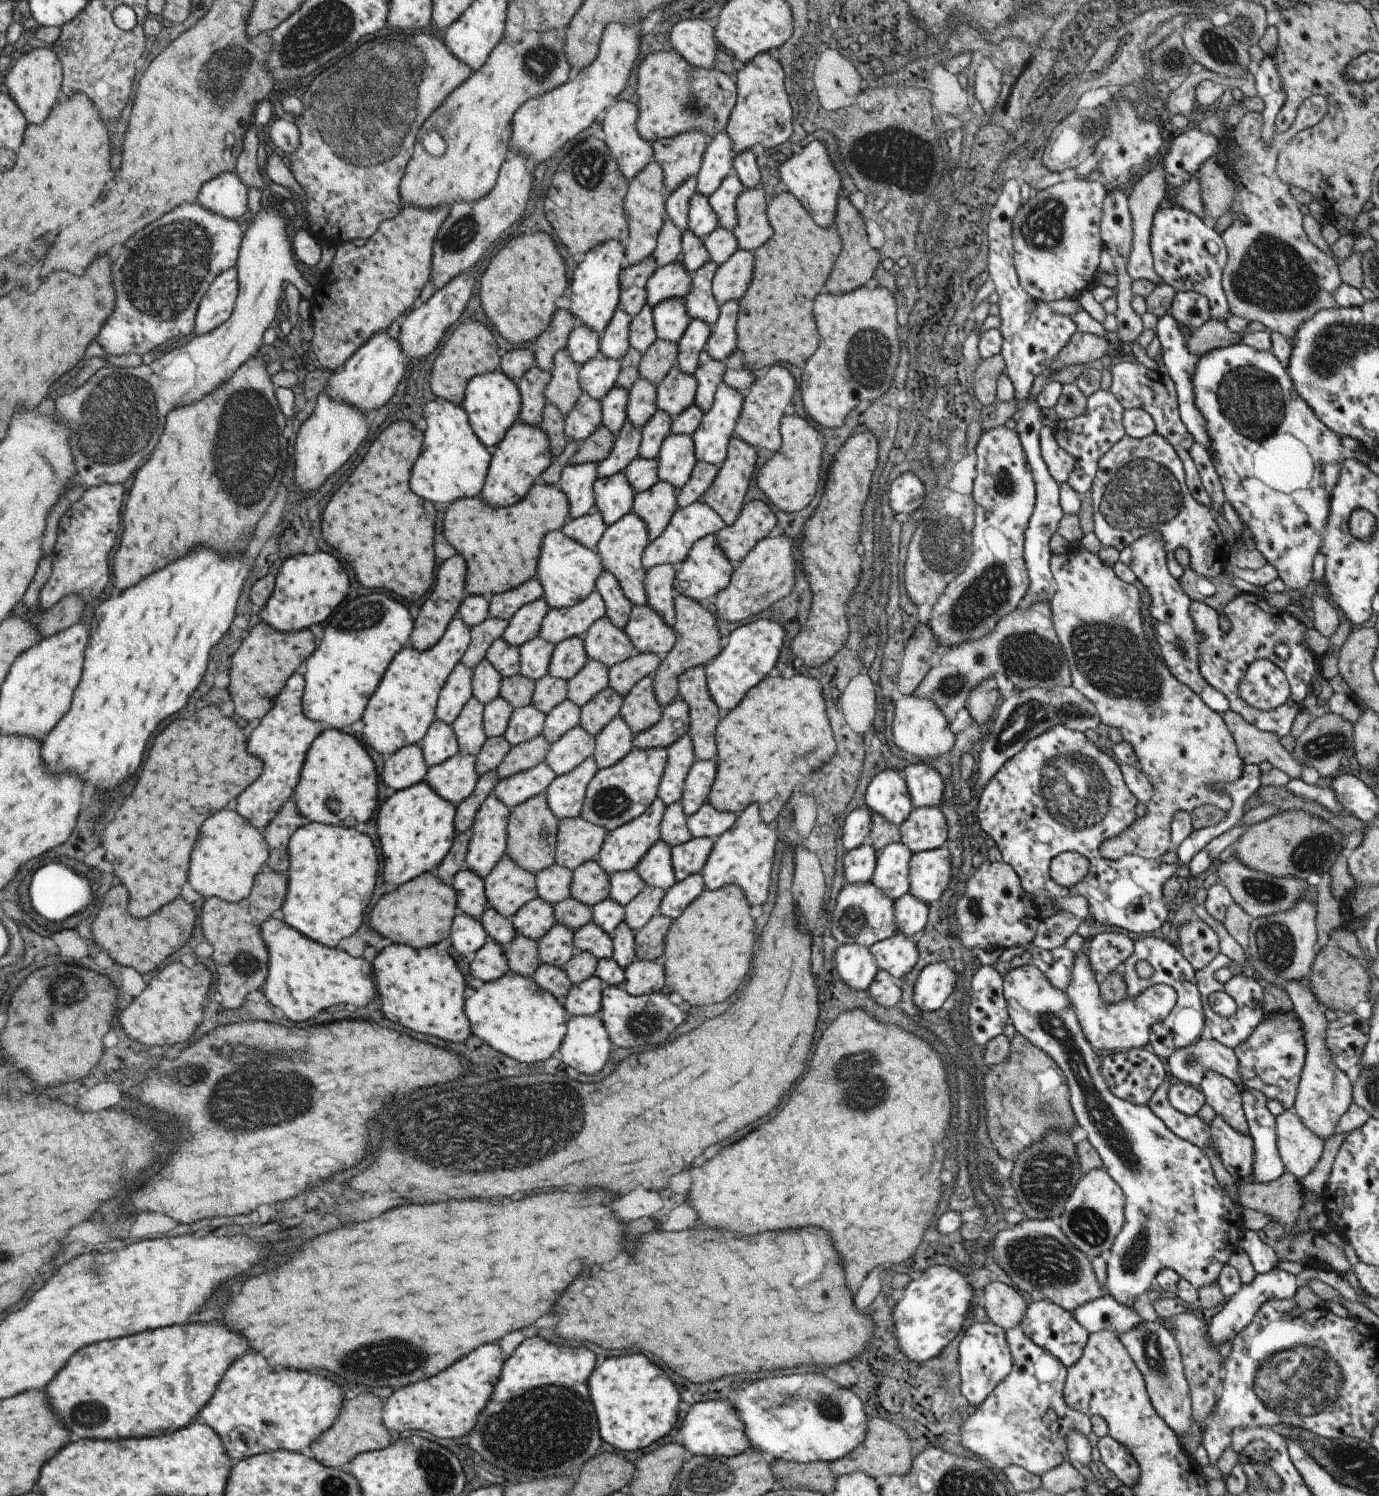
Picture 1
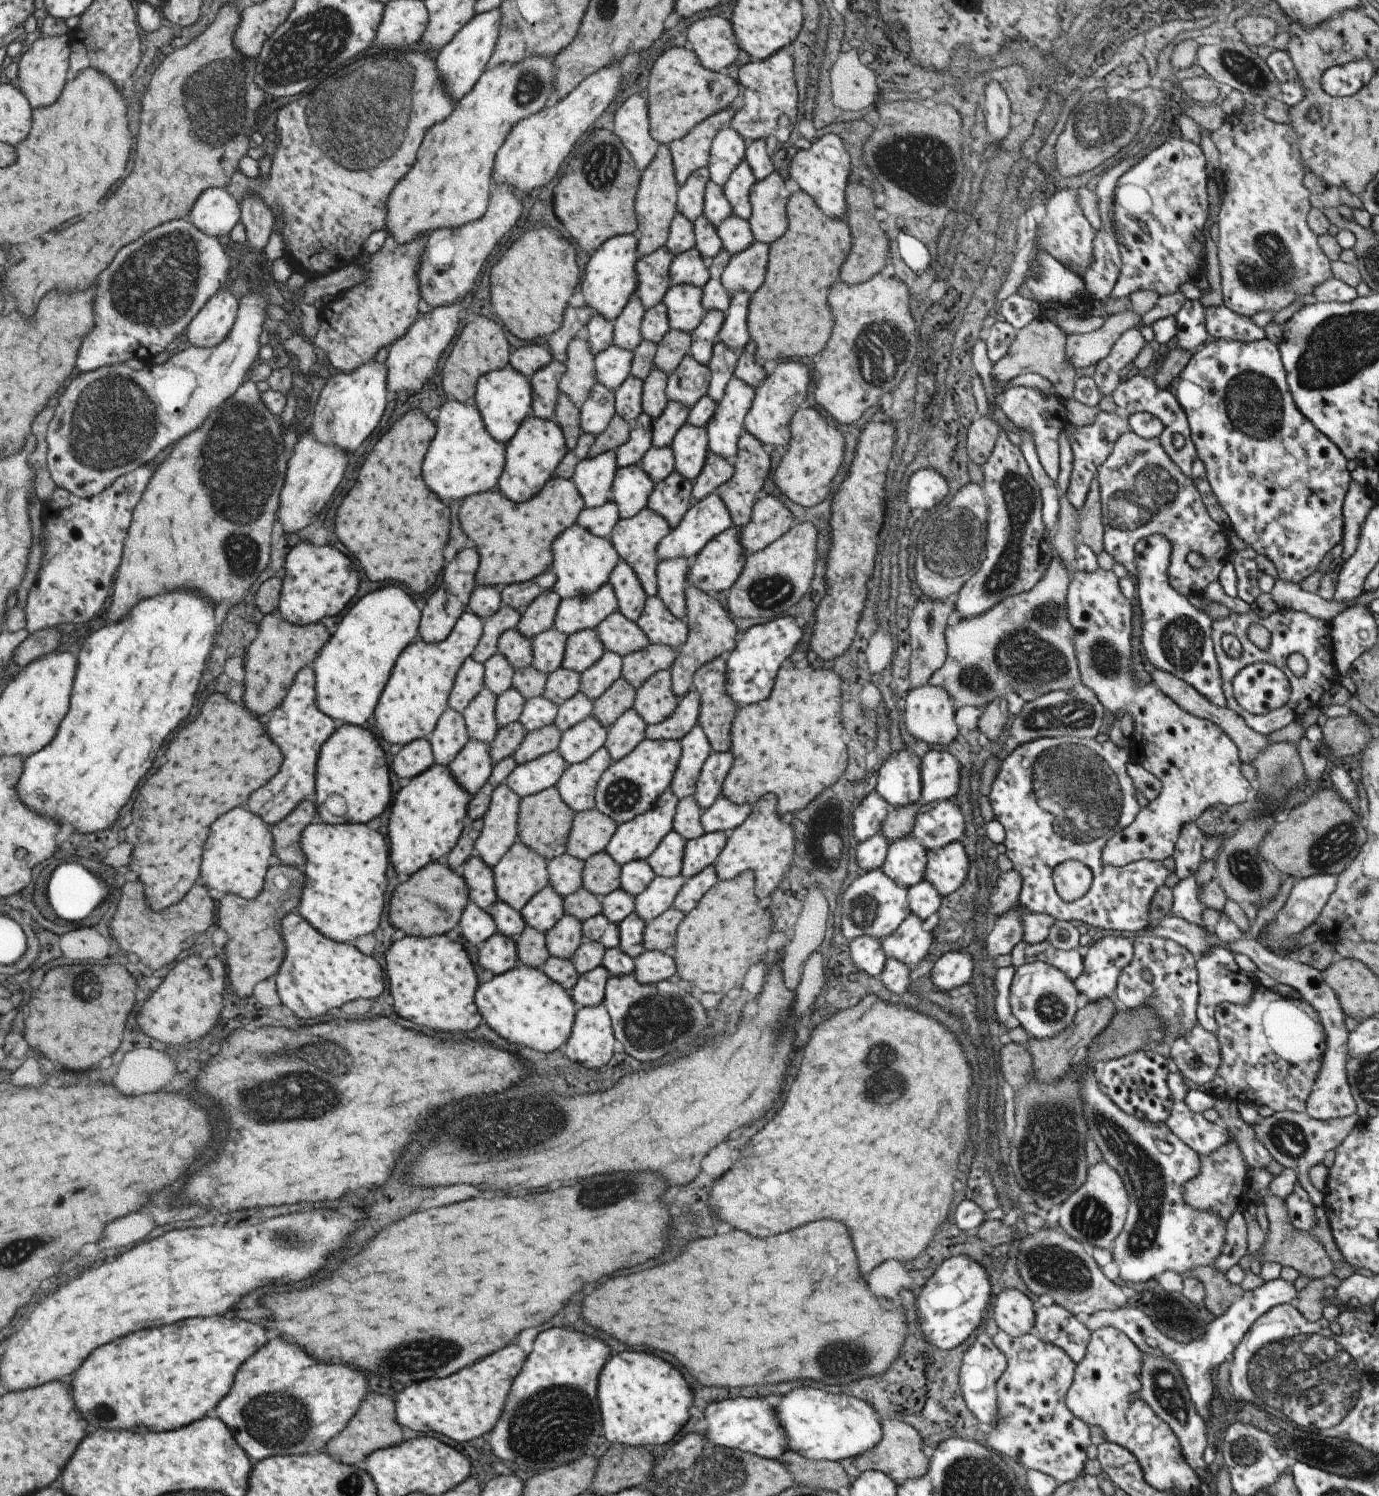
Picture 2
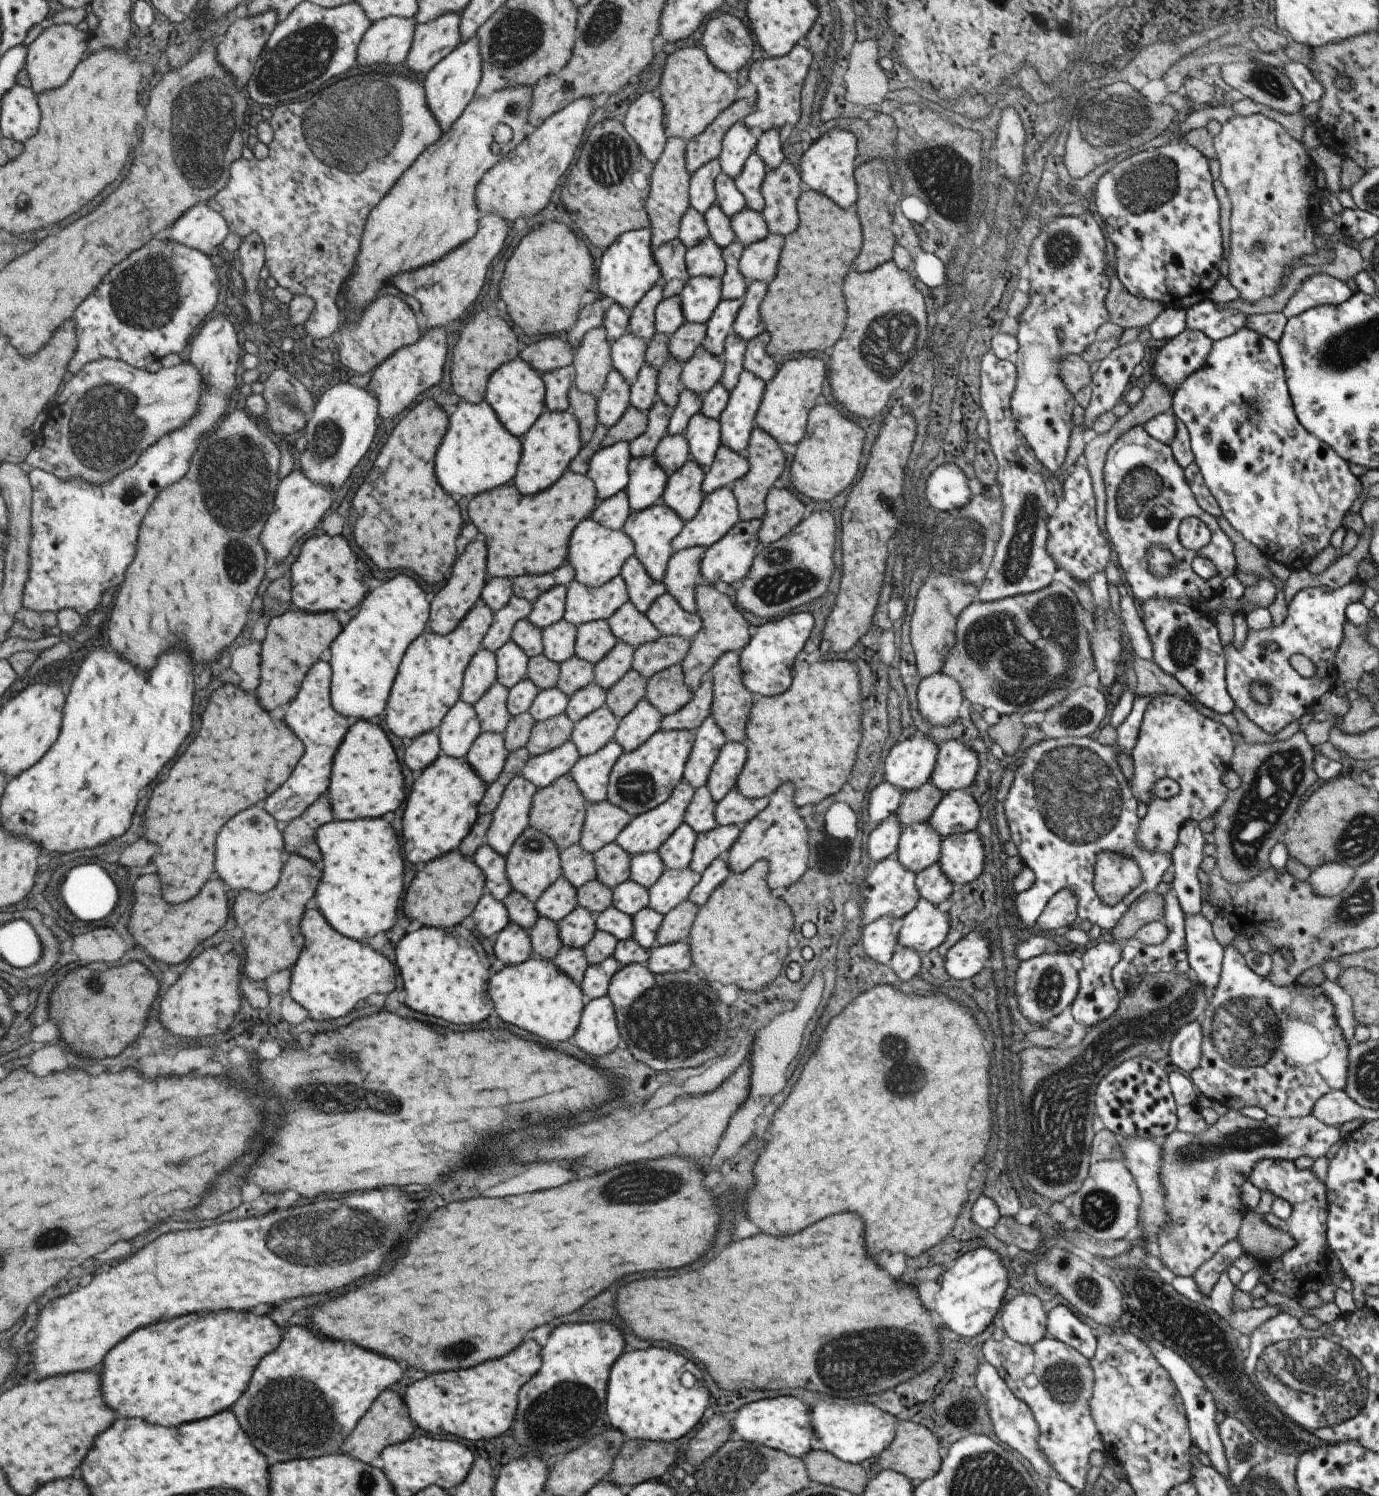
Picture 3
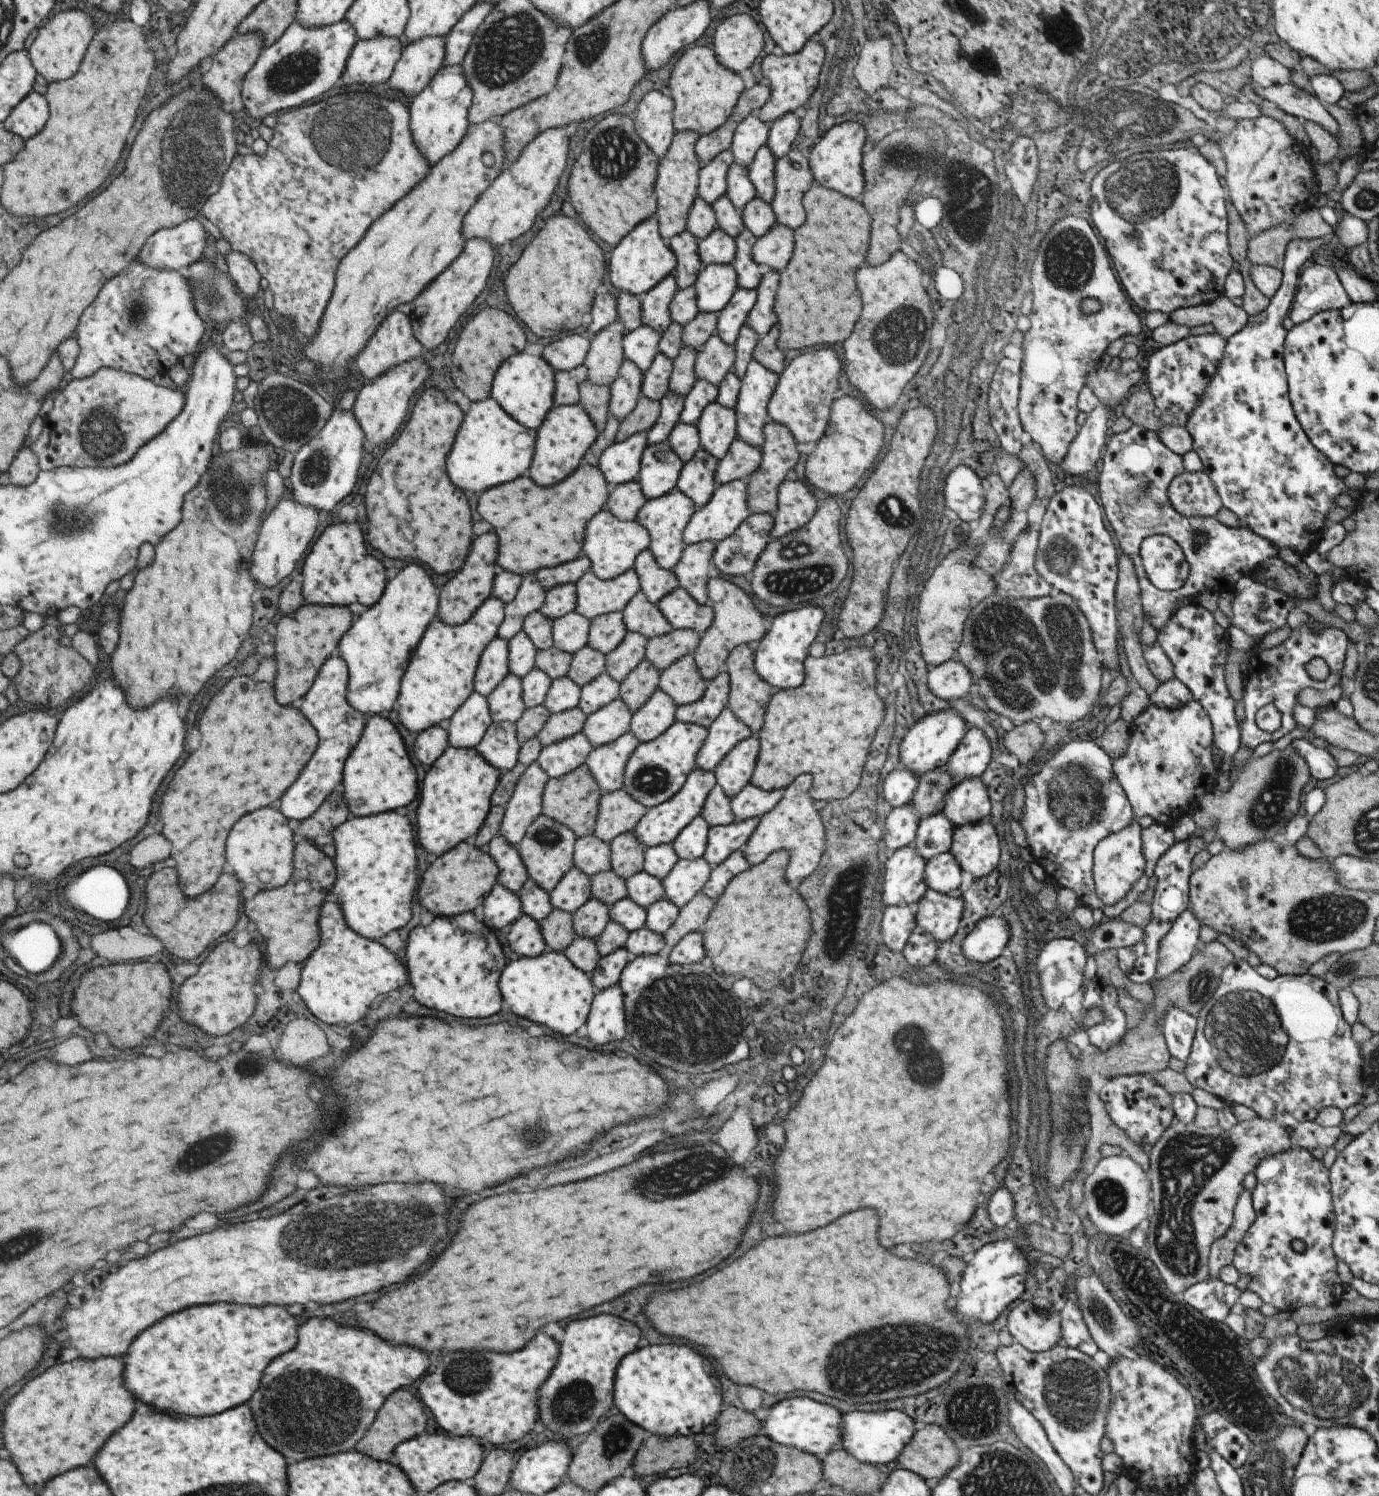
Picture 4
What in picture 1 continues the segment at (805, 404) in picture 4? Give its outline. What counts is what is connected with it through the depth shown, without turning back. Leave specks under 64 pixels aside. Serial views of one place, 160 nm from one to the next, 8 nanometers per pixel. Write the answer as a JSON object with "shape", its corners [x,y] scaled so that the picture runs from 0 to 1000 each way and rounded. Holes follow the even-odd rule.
{"shape":[[[558,245],[556,250],[552,253],[547,253],[540,263],[538,272],[532,283],[532,291],[536,292],[539,295],[547,298],[549,301],[555,299],[558,302],[562,302],[566,298],[564,288],[565,281],[568,278],[569,271],[572,270],[572,267],[577,262],[577,259],[577,254],[569,245]]]}

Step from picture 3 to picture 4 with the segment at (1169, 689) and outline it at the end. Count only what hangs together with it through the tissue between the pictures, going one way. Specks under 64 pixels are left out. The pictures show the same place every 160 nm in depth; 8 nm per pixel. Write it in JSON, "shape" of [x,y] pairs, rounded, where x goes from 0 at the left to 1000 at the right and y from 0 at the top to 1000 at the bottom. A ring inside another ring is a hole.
{"shape":[[[812,368],[810,370],[810,382],[809,390],[808,393],[808,404],[809,408],[809,418],[811,420],[811,425],[813,425],[813,433],[814,433],[814,439],[816,439],[816,443],[819,445],[819,449],[820,449],[822,453],[824,455],[824,457],[827,459],[830,463],[836,464],[838,460],[840,459],[840,455],[835,449],[833,449],[832,445],[830,444],[830,441],[827,437],[827,433],[826,433],[827,421],[828,418],[828,405],[826,401],[826,395],[825,392],[825,385],[823,385],[823,381],[822,381],[822,376],[819,372]]]}

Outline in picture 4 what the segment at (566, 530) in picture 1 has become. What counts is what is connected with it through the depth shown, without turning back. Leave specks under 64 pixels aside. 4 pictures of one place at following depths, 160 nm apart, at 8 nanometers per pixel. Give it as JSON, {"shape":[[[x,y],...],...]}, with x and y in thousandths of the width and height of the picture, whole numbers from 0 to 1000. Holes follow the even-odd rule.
{"shape":[[[462,321],[455,322],[442,326],[438,340],[449,348],[458,348],[468,335]]]}

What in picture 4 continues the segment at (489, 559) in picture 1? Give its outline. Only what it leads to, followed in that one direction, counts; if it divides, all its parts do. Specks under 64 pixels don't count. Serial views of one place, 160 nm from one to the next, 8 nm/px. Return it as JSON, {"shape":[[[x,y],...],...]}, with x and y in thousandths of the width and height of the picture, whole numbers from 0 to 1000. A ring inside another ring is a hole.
{"shape":[[[426,309],[420,310],[405,324],[401,324],[401,325],[397,325],[397,326],[388,325],[384,320],[375,320],[372,322],[366,322],[363,325],[352,328],[347,332],[346,341],[347,341],[347,345],[358,352],[358,354],[362,360],[360,380],[365,380],[365,381],[376,384],[381,384],[389,382],[390,380],[402,379],[418,373],[421,370],[425,349],[438,340],[441,330],[442,326],[440,322],[437,320],[437,316],[434,312]]]}

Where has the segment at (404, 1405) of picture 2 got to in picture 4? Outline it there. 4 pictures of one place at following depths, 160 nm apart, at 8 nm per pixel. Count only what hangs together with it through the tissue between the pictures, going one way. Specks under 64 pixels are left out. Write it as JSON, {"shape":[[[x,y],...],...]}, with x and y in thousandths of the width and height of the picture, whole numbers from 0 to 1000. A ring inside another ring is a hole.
{"shape":[[[397,892],[387,893],[385,897],[381,898],[381,901],[371,904],[371,905],[362,905],[362,904],[327,904],[323,906],[321,910],[317,912],[317,914],[305,923],[302,932],[305,937],[308,939],[314,945],[315,951],[320,956],[330,960],[342,960],[349,961],[359,965],[360,967],[371,967],[373,964],[379,964],[385,956],[388,955],[390,946],[390,928],[395,924],[402,913],[405,905],[404,897]]]}

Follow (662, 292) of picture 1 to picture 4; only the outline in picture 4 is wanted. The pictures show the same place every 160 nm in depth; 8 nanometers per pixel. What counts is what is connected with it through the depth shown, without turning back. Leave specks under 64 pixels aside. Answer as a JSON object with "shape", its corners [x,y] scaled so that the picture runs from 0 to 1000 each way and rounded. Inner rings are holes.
{"shape":[[[518,152],[516,155],[505,163],[505,171],[508,174],[508,180],[513,176],[529,176],[533,171],[532,159],[529,159]]]}

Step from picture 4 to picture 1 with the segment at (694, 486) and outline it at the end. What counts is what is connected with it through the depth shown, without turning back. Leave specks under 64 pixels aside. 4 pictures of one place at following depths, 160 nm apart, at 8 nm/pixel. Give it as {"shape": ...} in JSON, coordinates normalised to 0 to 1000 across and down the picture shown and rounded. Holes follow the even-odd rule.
{"shape":[[[477,321],[471,328],[460,330],[458,342],[468,349],[471,362],[476,360],[492,340],[490,330],[484,322]]]}

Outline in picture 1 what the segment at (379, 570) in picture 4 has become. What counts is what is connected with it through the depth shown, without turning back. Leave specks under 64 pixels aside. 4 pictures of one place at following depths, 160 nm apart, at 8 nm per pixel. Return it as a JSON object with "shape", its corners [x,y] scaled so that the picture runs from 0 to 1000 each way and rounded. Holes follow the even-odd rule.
{"shape":[[[237,369],[214,370],[205,376],[200,386],[200,396],[189,408],[191,416],[204,422],[214,422],[233,417],[250,400],[253,393],[252,382],[247,376]]]}

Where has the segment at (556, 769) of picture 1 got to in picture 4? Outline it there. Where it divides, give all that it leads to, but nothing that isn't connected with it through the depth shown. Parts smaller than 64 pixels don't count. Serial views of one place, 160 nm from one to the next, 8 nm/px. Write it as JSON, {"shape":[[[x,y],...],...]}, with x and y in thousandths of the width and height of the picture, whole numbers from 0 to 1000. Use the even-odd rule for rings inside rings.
{"shape":[[[447,466],[425,479],[422,488],[429,500],[446,495],[457,488],[458,476]]]}

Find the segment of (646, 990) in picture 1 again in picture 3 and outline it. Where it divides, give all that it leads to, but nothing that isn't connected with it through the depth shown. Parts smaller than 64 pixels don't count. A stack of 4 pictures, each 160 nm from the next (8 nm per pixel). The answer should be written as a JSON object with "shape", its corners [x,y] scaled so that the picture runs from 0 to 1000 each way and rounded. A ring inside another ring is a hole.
{"shape":[[[489,630],[487,631],[472,633],[468,643],[472,651],[488,651],[501,647],[501,639],[498,630]]]}

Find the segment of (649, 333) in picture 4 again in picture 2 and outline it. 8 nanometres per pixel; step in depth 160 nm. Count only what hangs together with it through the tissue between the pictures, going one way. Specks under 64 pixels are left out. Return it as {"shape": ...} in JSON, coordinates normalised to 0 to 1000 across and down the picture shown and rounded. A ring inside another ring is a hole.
{"shape":[[[445,230],[431,238],[432,255],[445,261],[456,251],[459,235]]]}

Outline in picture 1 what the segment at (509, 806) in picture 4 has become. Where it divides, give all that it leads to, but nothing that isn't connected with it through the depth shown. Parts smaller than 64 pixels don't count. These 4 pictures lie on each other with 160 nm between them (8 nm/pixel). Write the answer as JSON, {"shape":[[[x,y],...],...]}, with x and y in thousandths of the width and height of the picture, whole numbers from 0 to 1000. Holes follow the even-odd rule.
{"shape":[[[355,530],[340,553],[342,557],[336,574],[337,580],[350,588],[365,572],[369,543],[370,541]]]}

